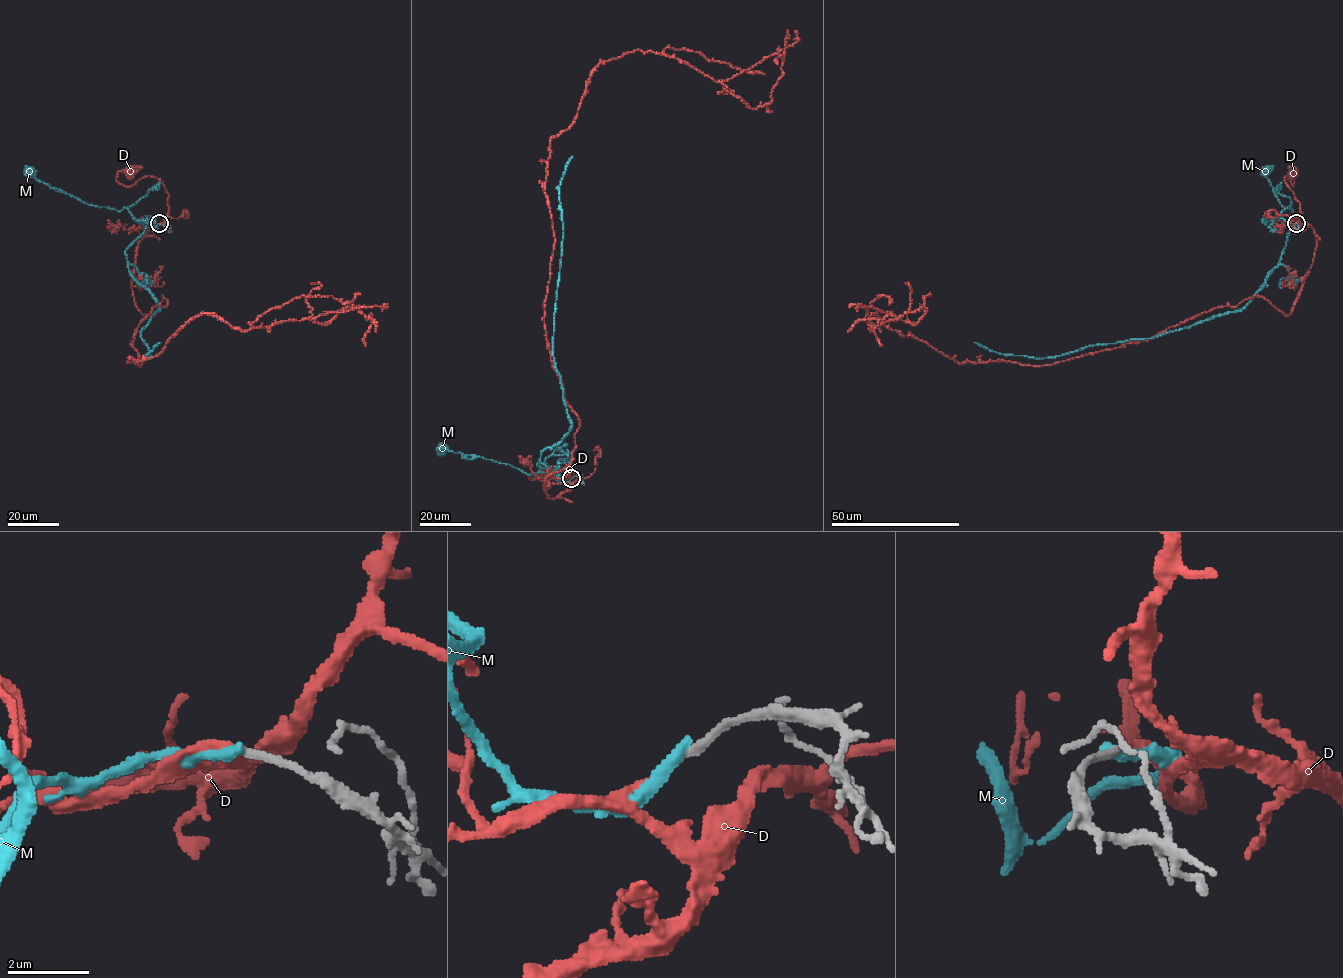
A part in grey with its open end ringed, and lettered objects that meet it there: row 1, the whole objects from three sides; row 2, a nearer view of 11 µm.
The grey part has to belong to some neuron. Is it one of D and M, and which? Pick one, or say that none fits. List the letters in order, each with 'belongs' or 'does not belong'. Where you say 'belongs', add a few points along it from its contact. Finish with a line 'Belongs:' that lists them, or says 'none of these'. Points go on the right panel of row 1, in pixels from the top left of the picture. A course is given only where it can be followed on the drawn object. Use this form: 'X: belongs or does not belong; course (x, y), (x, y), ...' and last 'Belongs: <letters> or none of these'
D: belongs; course (1296, 224), (1301, 224), (1300, 204), (1285, 181), (1286, 176), (1293, 187), (1297, 171), (1292, 174)
M: does not belong
Belongs: D

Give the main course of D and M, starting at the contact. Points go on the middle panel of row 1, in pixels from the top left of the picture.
D: (571, 478), (568, 482), (580, 482), (580, 476), (572, 467), (528, 476), (536, 478), (542, 474)
M: (571, 478), (562, 481), (557, 471), (544, 461), (534, 474), (524, 473), (509, 465), (442, 447)

